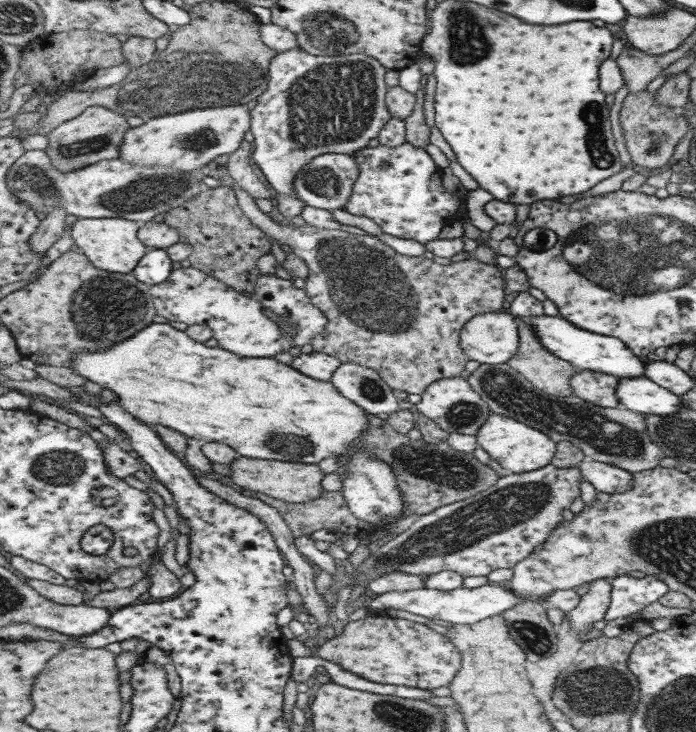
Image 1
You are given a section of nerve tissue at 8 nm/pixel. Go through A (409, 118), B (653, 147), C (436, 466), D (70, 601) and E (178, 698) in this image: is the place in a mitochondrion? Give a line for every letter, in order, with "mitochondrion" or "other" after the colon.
A: other
B: mitochondrion
C: mitochondrion
D: other
E: other

